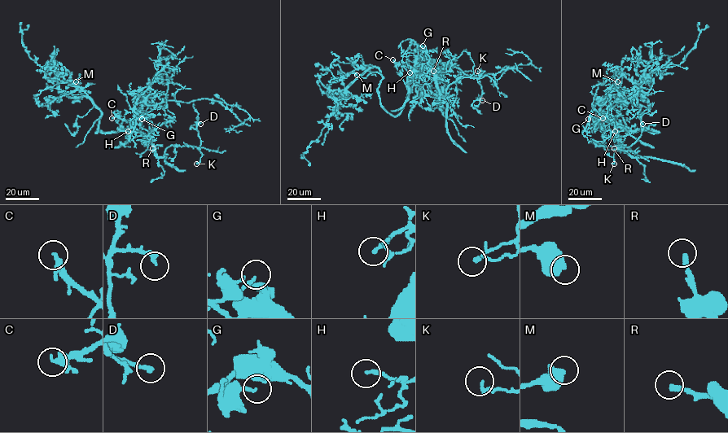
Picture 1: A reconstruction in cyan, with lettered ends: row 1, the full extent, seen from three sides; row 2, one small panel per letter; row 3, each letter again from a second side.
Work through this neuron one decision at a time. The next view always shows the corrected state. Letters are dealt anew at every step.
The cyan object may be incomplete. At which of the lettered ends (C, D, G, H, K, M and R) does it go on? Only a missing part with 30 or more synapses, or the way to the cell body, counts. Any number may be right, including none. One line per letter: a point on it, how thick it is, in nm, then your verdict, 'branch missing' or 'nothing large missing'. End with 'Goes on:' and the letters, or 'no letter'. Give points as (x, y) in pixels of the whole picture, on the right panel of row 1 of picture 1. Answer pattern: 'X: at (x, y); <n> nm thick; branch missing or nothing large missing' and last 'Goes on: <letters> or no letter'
C: at (603, 118); 320 nm thick; nothing large missing
D: at (642, 124); 200 nm thick; nothing large missing
G: at (588, 119); 150 nm thick; nothing large missing
H: at (615, 131); 180 nm thick; nothing large missing
K: at (614, 164); 110 nm thick; nothing large missing
M: at (617, 81); 550 nm thick; nothing large missing
R: at (614, 148); 240 nm thick; nothing large missing
Goes on: no letter

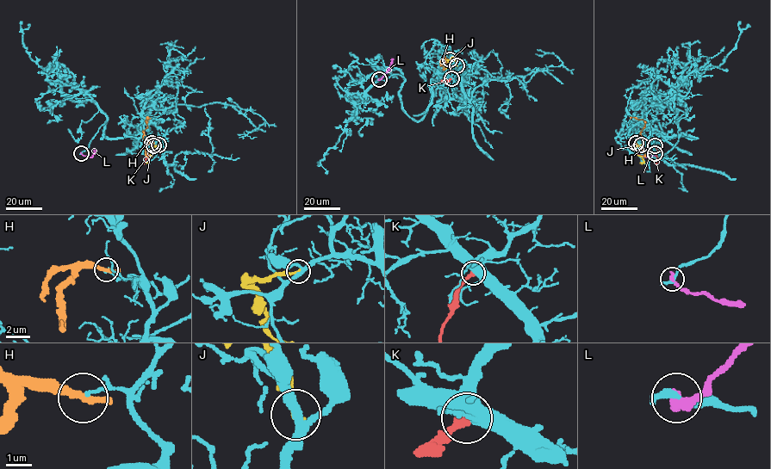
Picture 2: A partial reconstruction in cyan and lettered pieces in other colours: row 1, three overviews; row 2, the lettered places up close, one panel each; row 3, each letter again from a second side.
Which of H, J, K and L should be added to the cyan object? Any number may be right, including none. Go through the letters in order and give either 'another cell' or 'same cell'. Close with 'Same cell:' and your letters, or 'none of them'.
H: another cell
J: another cell
K: another cell
L: another cell
Same cell: none of them

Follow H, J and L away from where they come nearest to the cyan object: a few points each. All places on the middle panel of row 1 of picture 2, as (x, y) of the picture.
H: (450, 59), (443, 59), (440, 64), (444, 69), (444, 53)
J: (457, 64), (452, 58), (448, 59), (446, 67), (444, 64)
L: (378, 79), (393, 58)

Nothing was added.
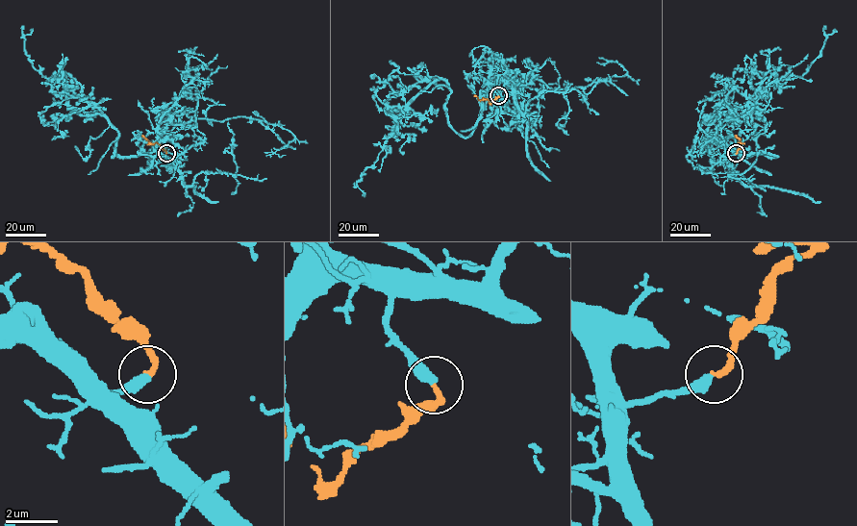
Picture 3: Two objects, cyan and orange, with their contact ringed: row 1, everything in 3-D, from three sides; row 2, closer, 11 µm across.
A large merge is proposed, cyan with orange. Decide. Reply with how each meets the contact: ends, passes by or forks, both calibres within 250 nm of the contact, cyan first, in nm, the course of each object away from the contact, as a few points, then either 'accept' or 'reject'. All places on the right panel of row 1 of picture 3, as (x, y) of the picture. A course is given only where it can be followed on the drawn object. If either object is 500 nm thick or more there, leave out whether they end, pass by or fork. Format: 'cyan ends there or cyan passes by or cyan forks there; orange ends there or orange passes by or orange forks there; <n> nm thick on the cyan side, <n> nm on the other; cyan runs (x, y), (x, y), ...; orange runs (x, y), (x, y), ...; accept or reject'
cyan ends there; orange ends there; 400 nm thick on the cyan side, 220 nm on the other; cyan runs (735, 153), (777, 155), (744, 157), (719, 117), (748, 110), (769, 85), (801, 77), (834, 28); orange runs (736, 153), (743, 143), (740, 144), (741, 140), (734, 135); reject

